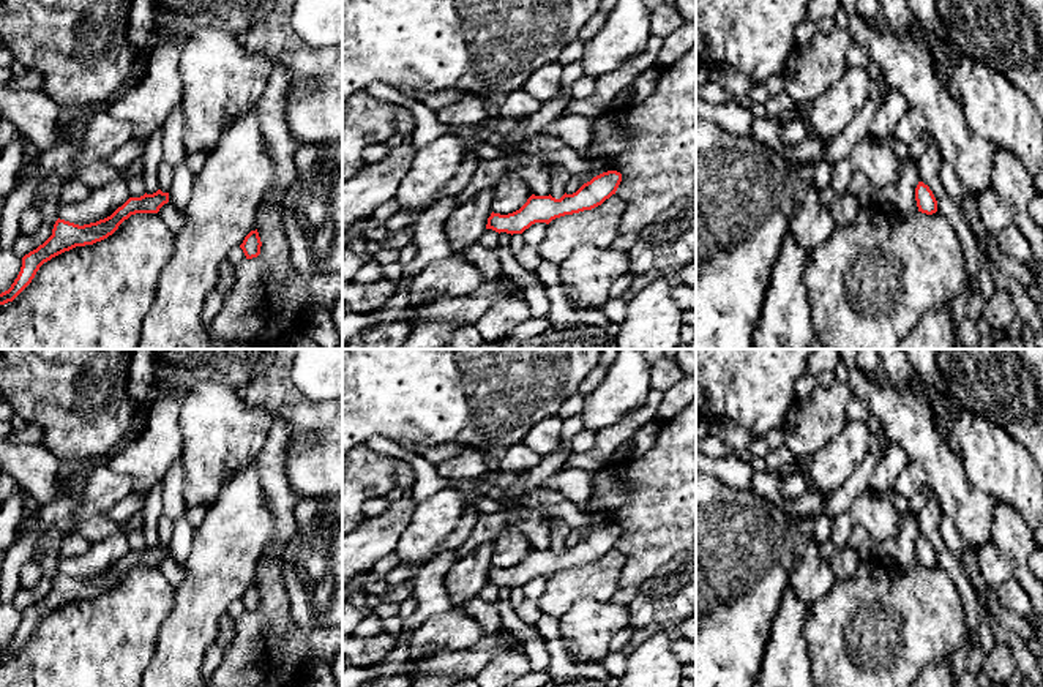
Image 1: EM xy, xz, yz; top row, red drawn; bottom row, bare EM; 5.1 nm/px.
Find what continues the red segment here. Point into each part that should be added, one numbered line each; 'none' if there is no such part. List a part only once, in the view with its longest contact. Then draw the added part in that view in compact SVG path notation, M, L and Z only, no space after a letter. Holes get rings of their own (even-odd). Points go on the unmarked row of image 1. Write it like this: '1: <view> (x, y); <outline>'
none

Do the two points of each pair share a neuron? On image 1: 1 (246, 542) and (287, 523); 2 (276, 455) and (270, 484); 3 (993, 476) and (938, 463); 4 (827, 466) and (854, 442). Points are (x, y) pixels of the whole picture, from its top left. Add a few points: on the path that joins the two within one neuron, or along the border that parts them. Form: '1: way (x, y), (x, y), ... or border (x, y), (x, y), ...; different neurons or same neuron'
1: border (269, 493), (275, 529), (265, 545); different neurons
2: way (272, 461), (272, 477); same neuron
3: border (960, 457), (966, 477), (990, 496); different neurons
4: way (833, 463), (848, 449); same neuron

